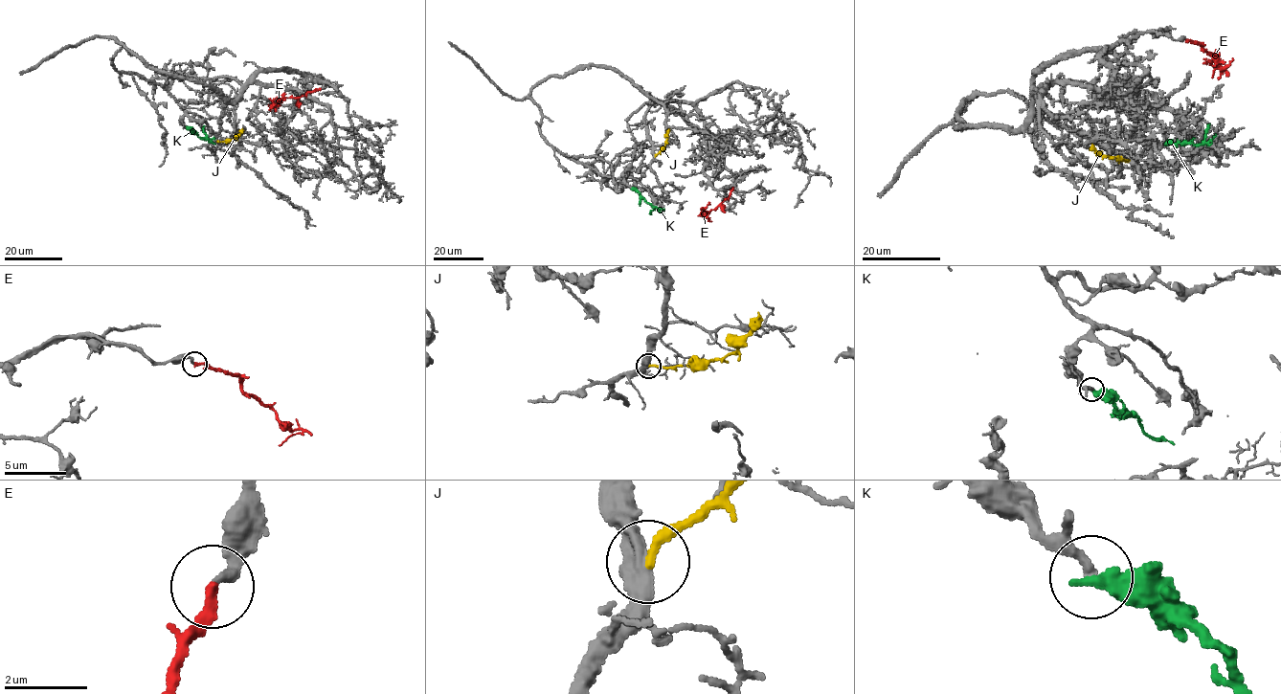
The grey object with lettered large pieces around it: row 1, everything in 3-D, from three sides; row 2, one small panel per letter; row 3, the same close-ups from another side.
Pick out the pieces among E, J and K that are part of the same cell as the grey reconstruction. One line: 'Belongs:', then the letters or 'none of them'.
Belongs: E

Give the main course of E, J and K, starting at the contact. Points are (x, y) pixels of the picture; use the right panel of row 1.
E: (1186, 40), (1198, 42), (1203, 50), (1215, 55), (1221, 68), (1224, 69), (1232, 59)
J: (1128, 160), (1097, 155), (1089, 146)
K: (1166, 142), (1201, 144), (1209, 123)

